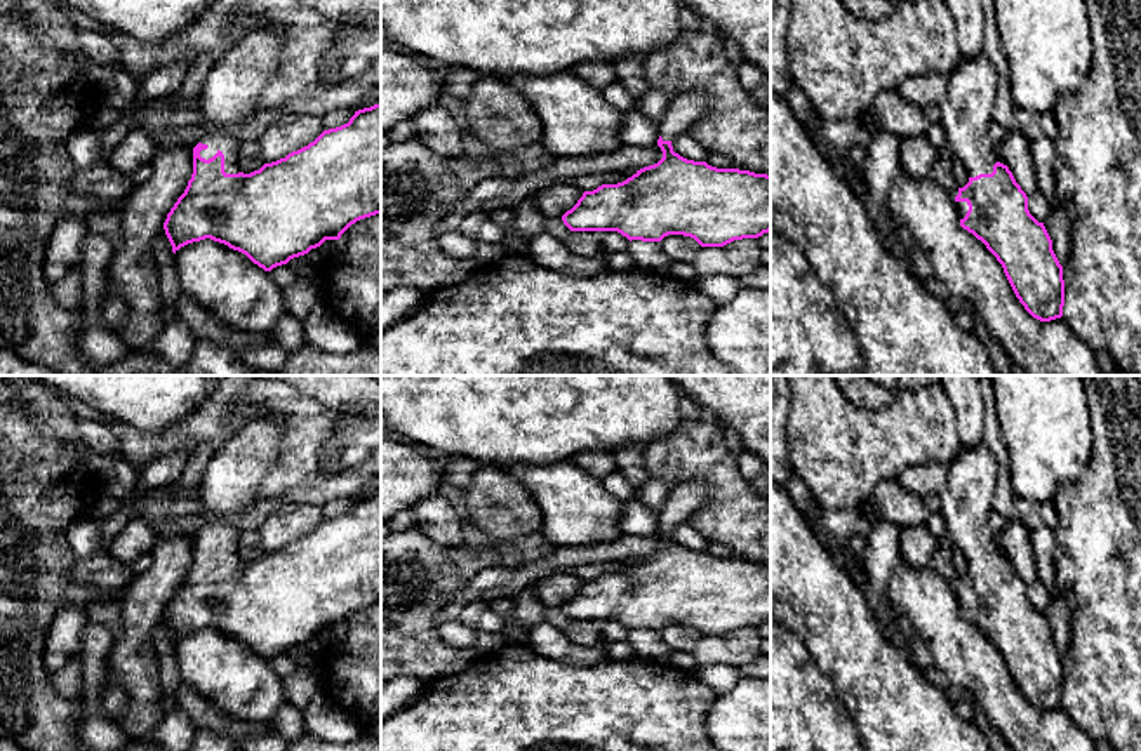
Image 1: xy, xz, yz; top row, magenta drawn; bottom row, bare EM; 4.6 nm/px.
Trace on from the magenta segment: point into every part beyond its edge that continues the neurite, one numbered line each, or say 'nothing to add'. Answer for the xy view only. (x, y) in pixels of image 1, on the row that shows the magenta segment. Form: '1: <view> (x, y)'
1: xy (230, 96)

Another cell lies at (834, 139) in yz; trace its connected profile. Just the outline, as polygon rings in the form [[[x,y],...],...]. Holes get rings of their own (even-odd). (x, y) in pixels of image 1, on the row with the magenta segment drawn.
[[[819,115],[812,125],[802,127],[811,143],[830,163],[831,170],[838,174],[861,200],[864,200],[866,179],[863,170],[851,162],[849,151],[854,146],[866,148],[877,137],[880,127],[873,123],[870,116],[828,120]]]

